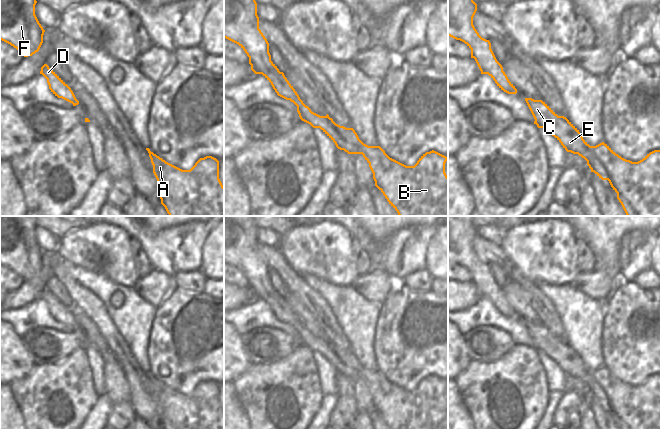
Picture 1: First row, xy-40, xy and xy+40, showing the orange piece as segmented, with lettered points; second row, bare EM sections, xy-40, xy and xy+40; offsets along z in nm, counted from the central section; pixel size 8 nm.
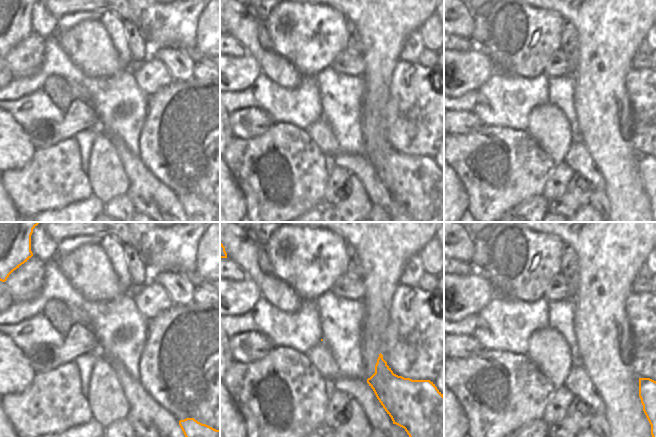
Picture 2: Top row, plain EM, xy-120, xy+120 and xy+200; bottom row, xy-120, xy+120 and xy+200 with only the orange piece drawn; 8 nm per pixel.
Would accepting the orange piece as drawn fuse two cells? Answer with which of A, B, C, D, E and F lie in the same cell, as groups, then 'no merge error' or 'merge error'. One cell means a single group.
A B C D E F | no merge error

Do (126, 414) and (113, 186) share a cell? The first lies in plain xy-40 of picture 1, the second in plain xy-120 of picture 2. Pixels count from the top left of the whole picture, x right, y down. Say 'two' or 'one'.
two

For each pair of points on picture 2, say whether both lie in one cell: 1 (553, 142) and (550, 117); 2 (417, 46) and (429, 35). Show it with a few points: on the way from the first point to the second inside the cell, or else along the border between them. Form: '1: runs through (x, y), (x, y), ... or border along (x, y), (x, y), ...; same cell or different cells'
1: runs through (553, 136), (550, 123); same cell
2: border along (419, 29), (425, 47); different cells

